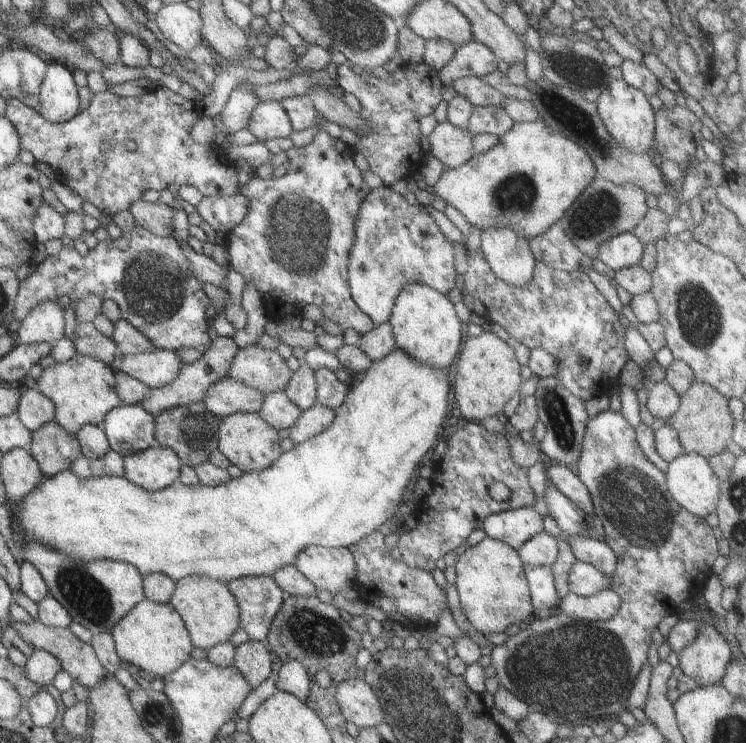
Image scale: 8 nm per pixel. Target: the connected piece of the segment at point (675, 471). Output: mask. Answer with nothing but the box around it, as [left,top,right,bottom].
[663,454,719,518]

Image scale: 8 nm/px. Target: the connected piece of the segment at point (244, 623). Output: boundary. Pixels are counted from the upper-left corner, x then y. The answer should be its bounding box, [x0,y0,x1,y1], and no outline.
[226,576,286,642]

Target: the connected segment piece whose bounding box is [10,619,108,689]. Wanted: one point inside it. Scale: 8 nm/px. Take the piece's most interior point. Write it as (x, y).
(77, 659)

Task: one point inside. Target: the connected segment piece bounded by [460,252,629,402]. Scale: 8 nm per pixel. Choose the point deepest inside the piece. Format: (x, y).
(562, 313)

